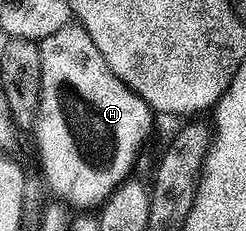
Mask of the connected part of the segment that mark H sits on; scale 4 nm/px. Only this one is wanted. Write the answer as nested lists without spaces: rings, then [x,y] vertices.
[[[69,23],[64,28],[57,30],[55,34],[49,34],[49,38],[38,41],[38,46],[39,98],[35,105],[33,133],[35,132],[35,148],[39,151],[39,166],[43,170],[43,180],[47,183],[48,190],[55,195],[52,197],[58,198],[62,203],[70,206],[72,209],[98,209],[103,201],[109,198],[111,191],[121,181],[128,179],[134,173],[131,171],[134,170],[135,163],[139,160],[139,151],[142,150],[143,143],[146,142],[147,135],[151,132],[151,119],[153,119],[151,107],[133,90],[129,90],[129,86],[125,86],[125,82],[121,82],[121,78],[117,78],[117,74],[113,74],[113,70],[109,70],[109,62],[105,62],[105,58],[101,58],[101,50],[97,50],[97,46],[93,46],[93,38],[89,38],[89,34],[84,28],[80,28],[78,23]]]

